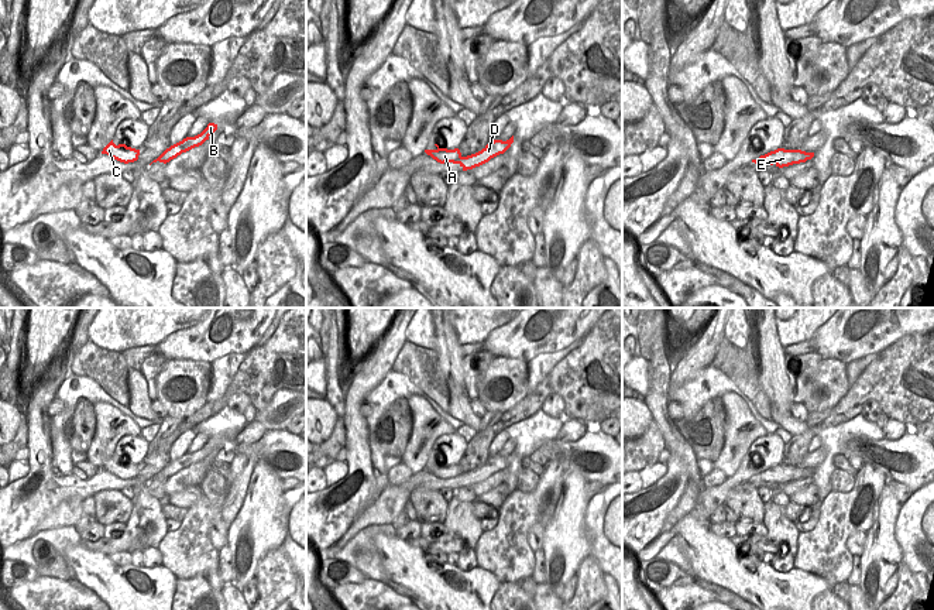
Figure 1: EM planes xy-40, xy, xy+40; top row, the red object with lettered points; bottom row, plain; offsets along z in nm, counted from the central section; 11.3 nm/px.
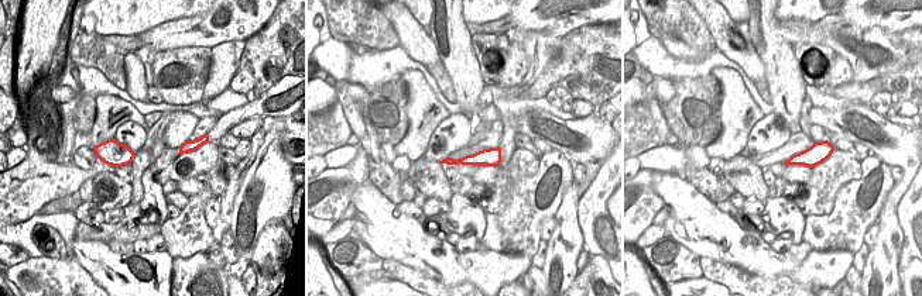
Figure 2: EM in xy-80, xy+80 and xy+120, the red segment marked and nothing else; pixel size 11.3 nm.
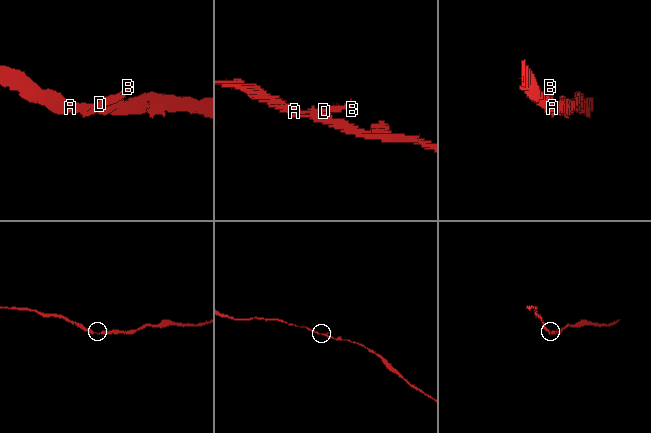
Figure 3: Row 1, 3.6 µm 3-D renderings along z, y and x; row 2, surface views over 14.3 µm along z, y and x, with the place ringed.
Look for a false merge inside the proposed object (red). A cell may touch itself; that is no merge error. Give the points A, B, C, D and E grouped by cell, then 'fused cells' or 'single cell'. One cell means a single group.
groups A B C D E; single cell

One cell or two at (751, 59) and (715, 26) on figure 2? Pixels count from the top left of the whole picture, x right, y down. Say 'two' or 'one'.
one

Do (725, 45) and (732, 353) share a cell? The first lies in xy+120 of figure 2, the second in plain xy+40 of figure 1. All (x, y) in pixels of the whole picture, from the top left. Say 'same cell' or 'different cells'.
same cell

